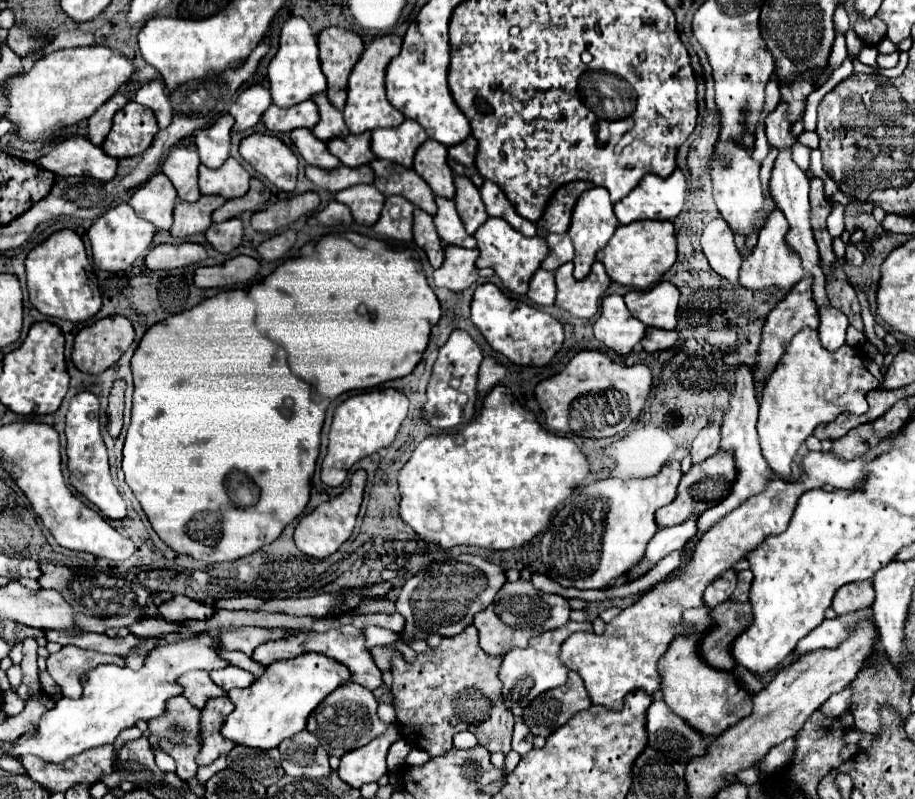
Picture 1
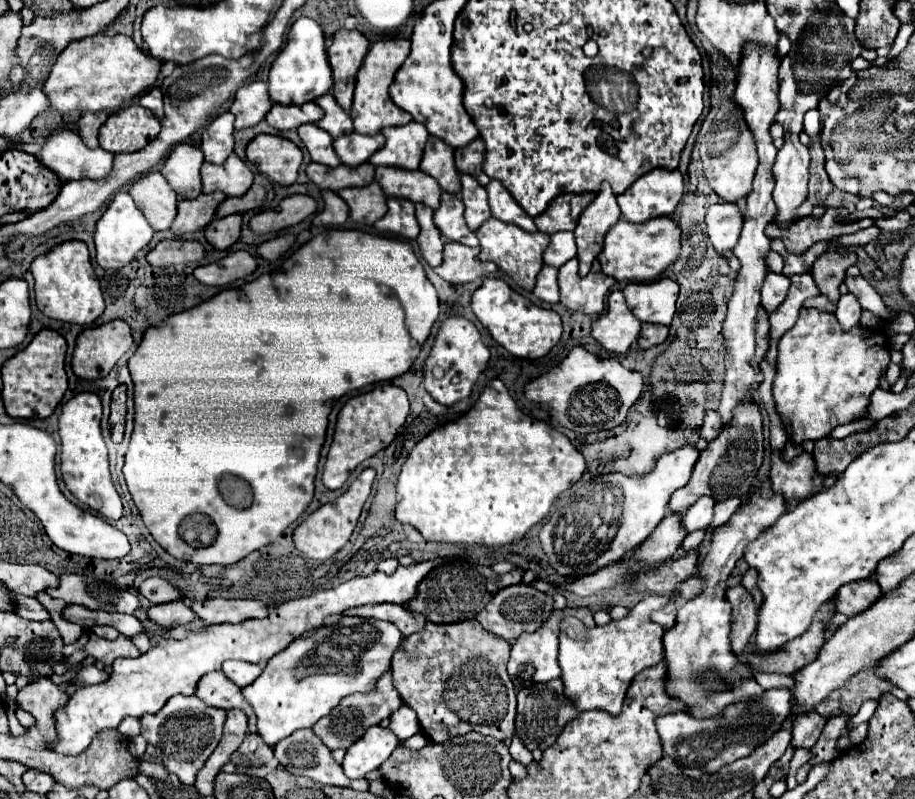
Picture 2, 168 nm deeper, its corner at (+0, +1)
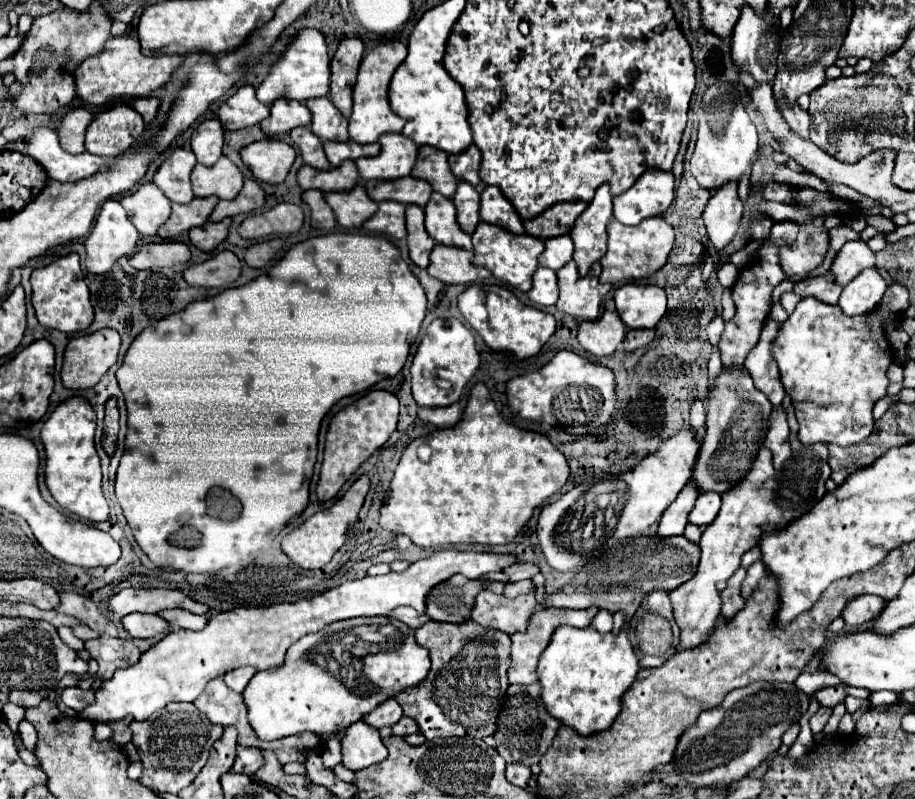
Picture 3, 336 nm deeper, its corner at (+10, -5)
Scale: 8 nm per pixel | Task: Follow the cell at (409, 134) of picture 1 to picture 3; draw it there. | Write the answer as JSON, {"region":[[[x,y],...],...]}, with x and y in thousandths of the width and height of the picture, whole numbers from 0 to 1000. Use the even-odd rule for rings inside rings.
{"region":[[[424,166],[415,171],[415,181],[415,194],[389,199],[393,224],[437,224],[448,219],[457,194],[457,184],[450,174],[439,166]]]}

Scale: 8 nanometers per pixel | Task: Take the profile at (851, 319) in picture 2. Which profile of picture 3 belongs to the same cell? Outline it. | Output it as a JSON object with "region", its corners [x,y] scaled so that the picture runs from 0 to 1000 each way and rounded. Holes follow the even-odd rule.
{"region":[[[944,337],[922,359],[916,382],[925,394],[944,394],[962,379],[968,359],[970,357],[960,337]]]}

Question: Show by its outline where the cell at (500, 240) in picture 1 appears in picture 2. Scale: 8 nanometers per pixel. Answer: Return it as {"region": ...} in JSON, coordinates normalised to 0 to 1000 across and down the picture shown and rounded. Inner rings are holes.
{"region":[[[536,272],[522,289],[520,297],[525,299],[525,327],[538,327],[546,334],[546,339],[551,339],[555,347],[560,347],[564,352],[564,357],[568,357],[575,364],[581,364],[584,352],[588,339],[592,337],[595,327],[592,319],[601,304],[601,294],[597,292],[575,292],[573,287],[568,287],[566,282],[560,279],[551,279],[544,277],[540,272]]]}

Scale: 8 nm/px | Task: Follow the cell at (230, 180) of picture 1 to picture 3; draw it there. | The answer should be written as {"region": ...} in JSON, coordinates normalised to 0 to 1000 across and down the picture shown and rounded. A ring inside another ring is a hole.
{"region":[[[243,196],[236,207],[214,207],[210,214],[210,237],[214,247],[236,244],[240,249],[256,249],[264,237],[264,214]]]}

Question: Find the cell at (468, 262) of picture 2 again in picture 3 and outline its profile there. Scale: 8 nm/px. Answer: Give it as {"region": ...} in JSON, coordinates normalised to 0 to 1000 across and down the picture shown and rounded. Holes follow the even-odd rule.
{"region":[[[474,307],[470,314],[468,342],[490,357],[518,354],[522,349],[522,337],[516,329],[516,314],[487,307]]]}

